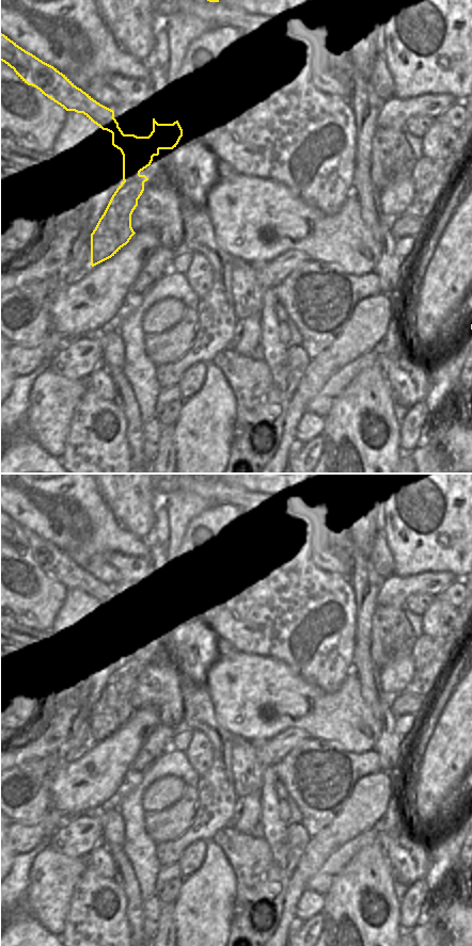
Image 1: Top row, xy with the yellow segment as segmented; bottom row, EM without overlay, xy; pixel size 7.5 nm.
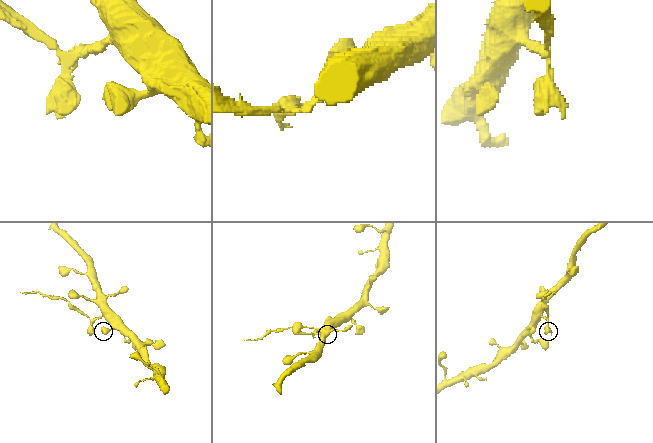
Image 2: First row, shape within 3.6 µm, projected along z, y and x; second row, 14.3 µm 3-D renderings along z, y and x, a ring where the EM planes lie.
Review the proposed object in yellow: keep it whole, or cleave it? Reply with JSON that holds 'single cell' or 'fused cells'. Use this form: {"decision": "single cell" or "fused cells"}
{"decision": "fused cells"}

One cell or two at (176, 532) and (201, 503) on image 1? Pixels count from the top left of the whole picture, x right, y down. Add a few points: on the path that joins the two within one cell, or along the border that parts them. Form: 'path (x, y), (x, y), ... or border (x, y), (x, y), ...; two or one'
path (178, 525), (193, 509); one

